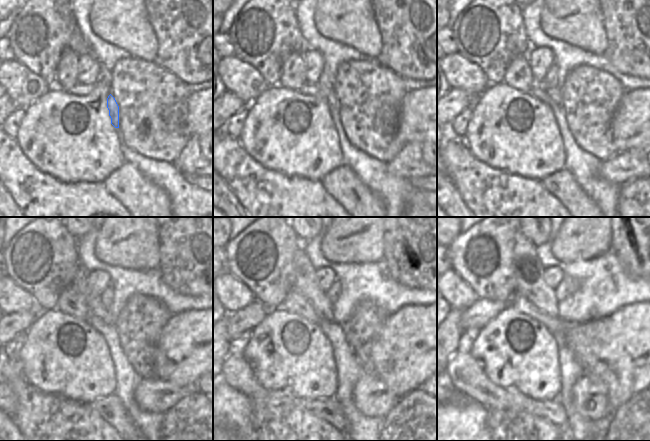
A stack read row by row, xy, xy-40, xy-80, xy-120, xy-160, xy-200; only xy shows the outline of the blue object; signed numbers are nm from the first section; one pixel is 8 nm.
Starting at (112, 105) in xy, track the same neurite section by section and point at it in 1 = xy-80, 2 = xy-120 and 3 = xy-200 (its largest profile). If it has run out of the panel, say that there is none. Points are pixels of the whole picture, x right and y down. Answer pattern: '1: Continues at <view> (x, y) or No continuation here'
1: Continues at xy-80 (555, 94)
2: Continues at xy-120 (79, 281)
3: Continues at xy-200 (529, 281).

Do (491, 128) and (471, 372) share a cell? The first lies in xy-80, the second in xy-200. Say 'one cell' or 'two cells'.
two cells

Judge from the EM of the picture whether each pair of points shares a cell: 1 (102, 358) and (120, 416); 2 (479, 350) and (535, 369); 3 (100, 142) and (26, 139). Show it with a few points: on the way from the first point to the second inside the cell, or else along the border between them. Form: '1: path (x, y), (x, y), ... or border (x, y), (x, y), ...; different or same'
1: border (113, 393), (98, 398), (91, 403); different
2: path (493, 352), (512, 352), (521, 356); same
3: path (82, 145), (68, 137), (44, 137); same

